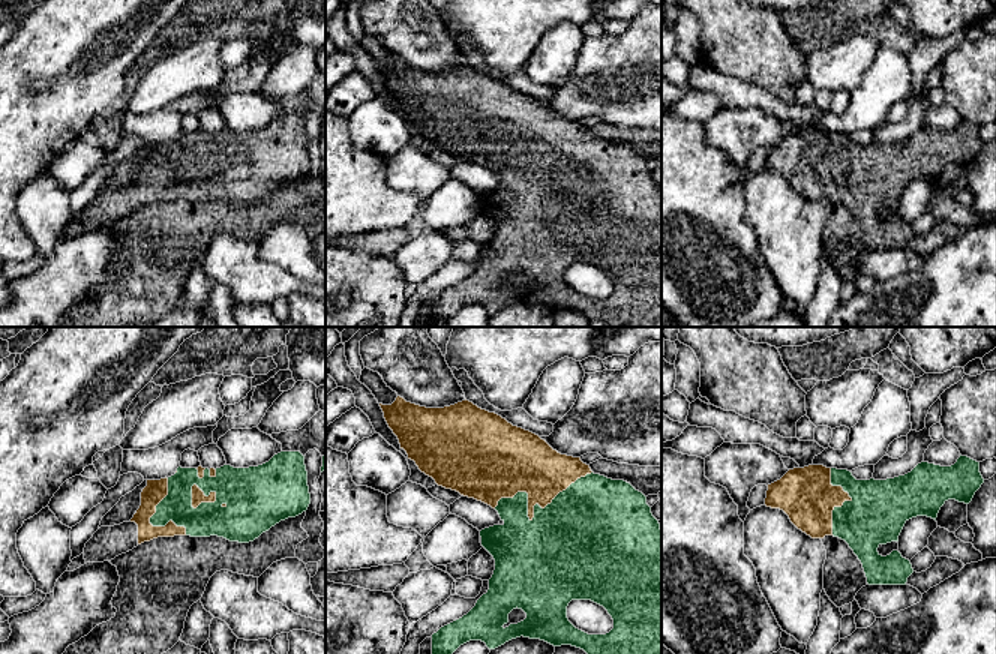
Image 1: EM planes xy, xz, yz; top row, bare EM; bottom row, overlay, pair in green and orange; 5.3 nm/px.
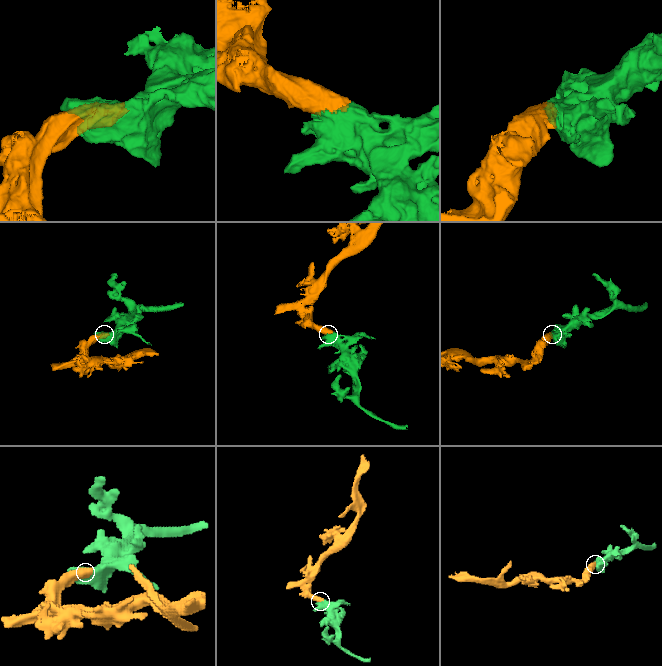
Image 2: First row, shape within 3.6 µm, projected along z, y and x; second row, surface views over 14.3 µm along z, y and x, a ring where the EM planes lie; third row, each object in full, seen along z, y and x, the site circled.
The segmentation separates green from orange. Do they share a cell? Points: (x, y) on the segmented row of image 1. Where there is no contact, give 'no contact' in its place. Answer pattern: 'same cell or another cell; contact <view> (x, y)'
same cell; contact xz (534, 513)

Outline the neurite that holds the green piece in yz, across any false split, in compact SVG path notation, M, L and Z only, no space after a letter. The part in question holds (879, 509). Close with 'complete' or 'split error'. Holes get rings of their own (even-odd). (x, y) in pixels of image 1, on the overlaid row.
M962 454L951 466L921 462L910 472L886 480L856 480L848 470L808 465L789 470L768 484L765 506L783 510L812 538L834 536L844 540L861 561L868 585L906 585L914 573L910 561L898 550L882 556L878 548L898 542L904 524L912 518L927 516L936 520L948 500L969 504L982 483L980 462Z; split error

